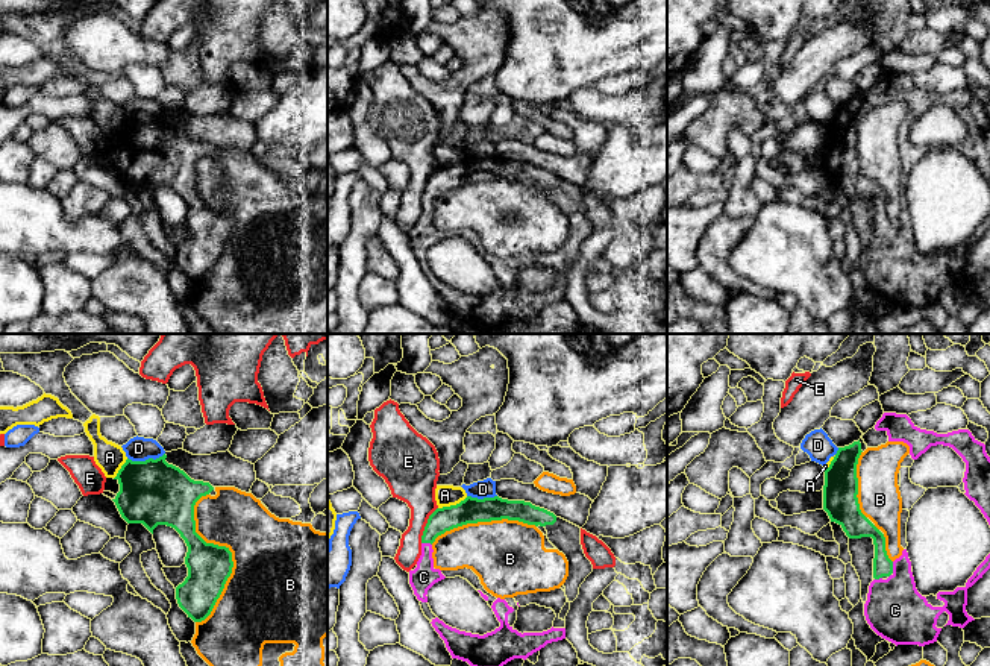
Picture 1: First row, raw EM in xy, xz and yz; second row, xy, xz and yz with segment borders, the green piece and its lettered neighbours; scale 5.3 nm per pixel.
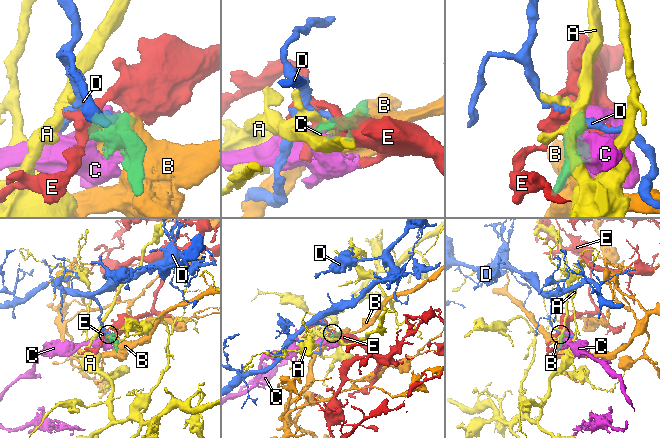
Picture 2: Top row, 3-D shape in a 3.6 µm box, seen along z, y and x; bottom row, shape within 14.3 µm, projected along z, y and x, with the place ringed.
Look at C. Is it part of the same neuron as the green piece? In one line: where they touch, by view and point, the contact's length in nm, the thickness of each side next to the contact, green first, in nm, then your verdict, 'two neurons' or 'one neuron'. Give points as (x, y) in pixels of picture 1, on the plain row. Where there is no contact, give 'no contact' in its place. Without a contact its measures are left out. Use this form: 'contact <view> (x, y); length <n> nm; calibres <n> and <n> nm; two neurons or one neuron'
contact yz (892, 229); length 90 nm; calibres 110 and 320 nm; one neuron

